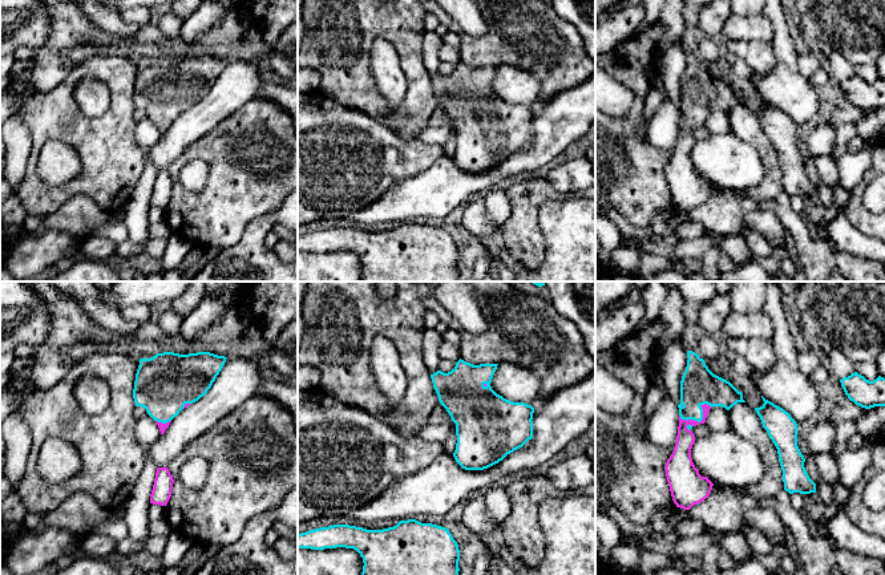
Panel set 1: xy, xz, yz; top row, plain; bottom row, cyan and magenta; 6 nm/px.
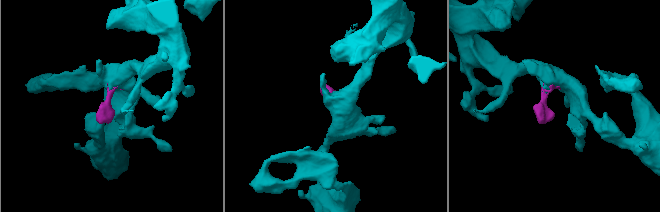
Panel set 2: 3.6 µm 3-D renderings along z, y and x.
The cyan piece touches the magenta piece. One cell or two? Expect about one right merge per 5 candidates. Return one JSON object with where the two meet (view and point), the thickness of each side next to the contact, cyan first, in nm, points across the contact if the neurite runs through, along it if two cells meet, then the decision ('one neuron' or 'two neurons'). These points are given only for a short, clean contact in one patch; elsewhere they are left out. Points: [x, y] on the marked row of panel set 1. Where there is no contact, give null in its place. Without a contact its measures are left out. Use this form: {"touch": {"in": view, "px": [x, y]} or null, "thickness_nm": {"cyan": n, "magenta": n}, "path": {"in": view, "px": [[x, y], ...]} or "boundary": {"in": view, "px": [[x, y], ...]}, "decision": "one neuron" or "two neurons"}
{"touch": {"in": "yz", "px": [700, 420]}, "thickness_nm": {"cyan": 220, "magenta": 120}, "path": {"in": "yz", "px": [[699, 385], [700, 420], [685, 426], [681, 456]]}, "decision": "one neuron"}

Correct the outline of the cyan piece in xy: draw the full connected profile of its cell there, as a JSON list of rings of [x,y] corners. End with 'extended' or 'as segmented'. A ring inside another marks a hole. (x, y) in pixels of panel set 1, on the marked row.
[[[210,352],[141,359],[133,389],[136,406],[145,408],[163,434],[182,409],[207,393],[226,359]]]; extended

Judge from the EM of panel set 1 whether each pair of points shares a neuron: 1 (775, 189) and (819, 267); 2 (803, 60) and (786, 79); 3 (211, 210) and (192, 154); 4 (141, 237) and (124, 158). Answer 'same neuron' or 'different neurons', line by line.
1: different neurons
2: different neurons
3: same neuron
4: different neurons

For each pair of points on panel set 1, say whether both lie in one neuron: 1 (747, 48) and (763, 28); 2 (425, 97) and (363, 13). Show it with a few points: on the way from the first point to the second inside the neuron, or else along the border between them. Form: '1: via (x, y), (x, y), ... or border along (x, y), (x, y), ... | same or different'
1: border along (728, 40), (763, 40), (770, 44) | different
2: via (416, 73), (411, 63), (409, 49), (387, 27) | same

